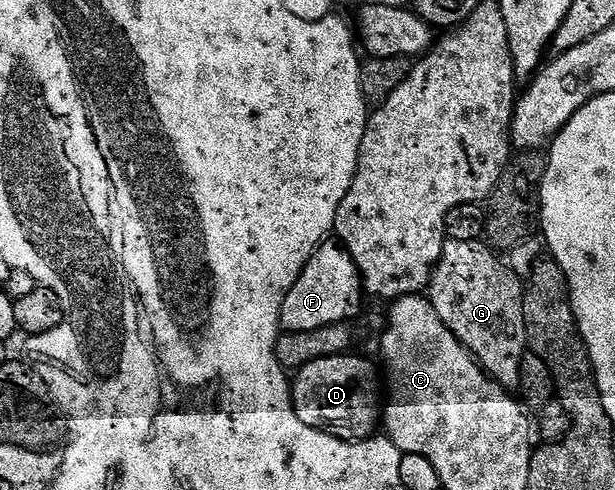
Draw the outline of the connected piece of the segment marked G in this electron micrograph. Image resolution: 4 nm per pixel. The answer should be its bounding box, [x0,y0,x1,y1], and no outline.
[426,240,528,391]

